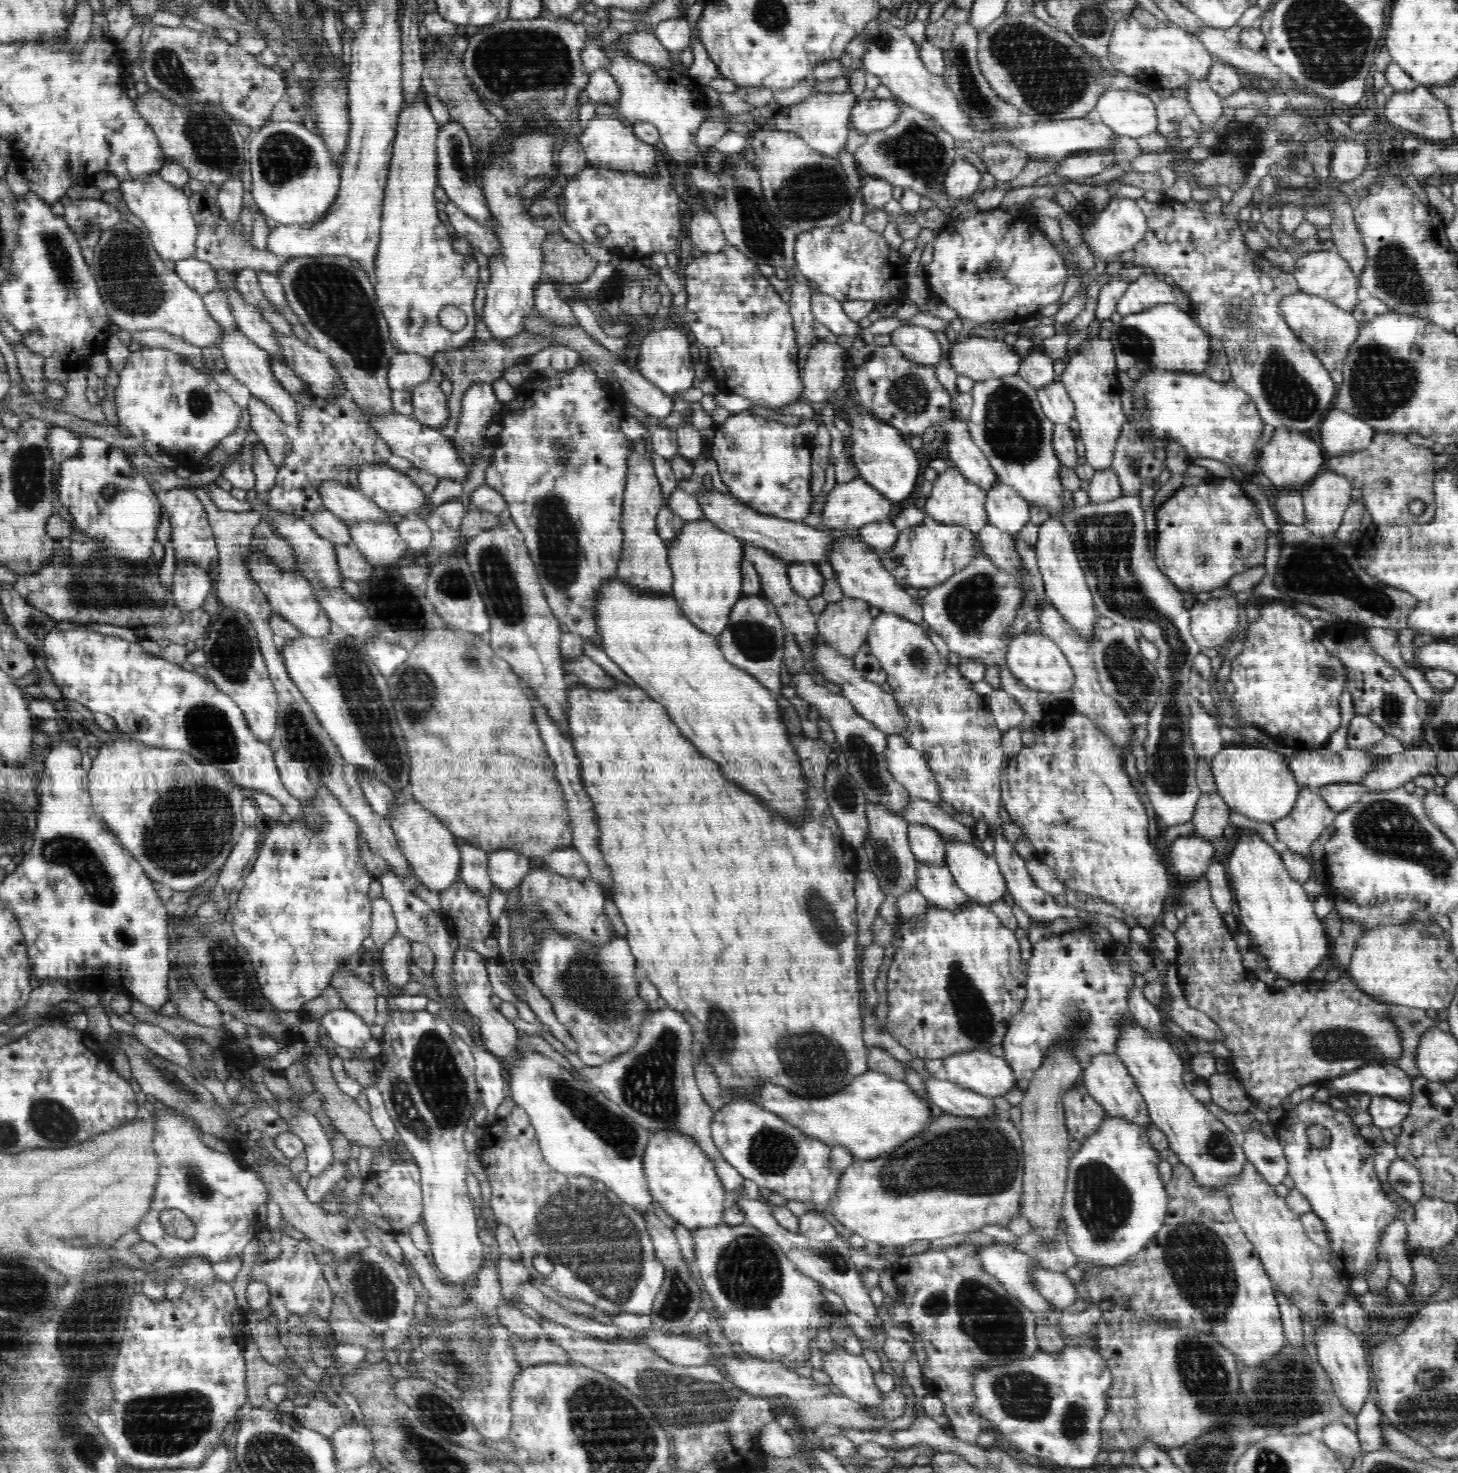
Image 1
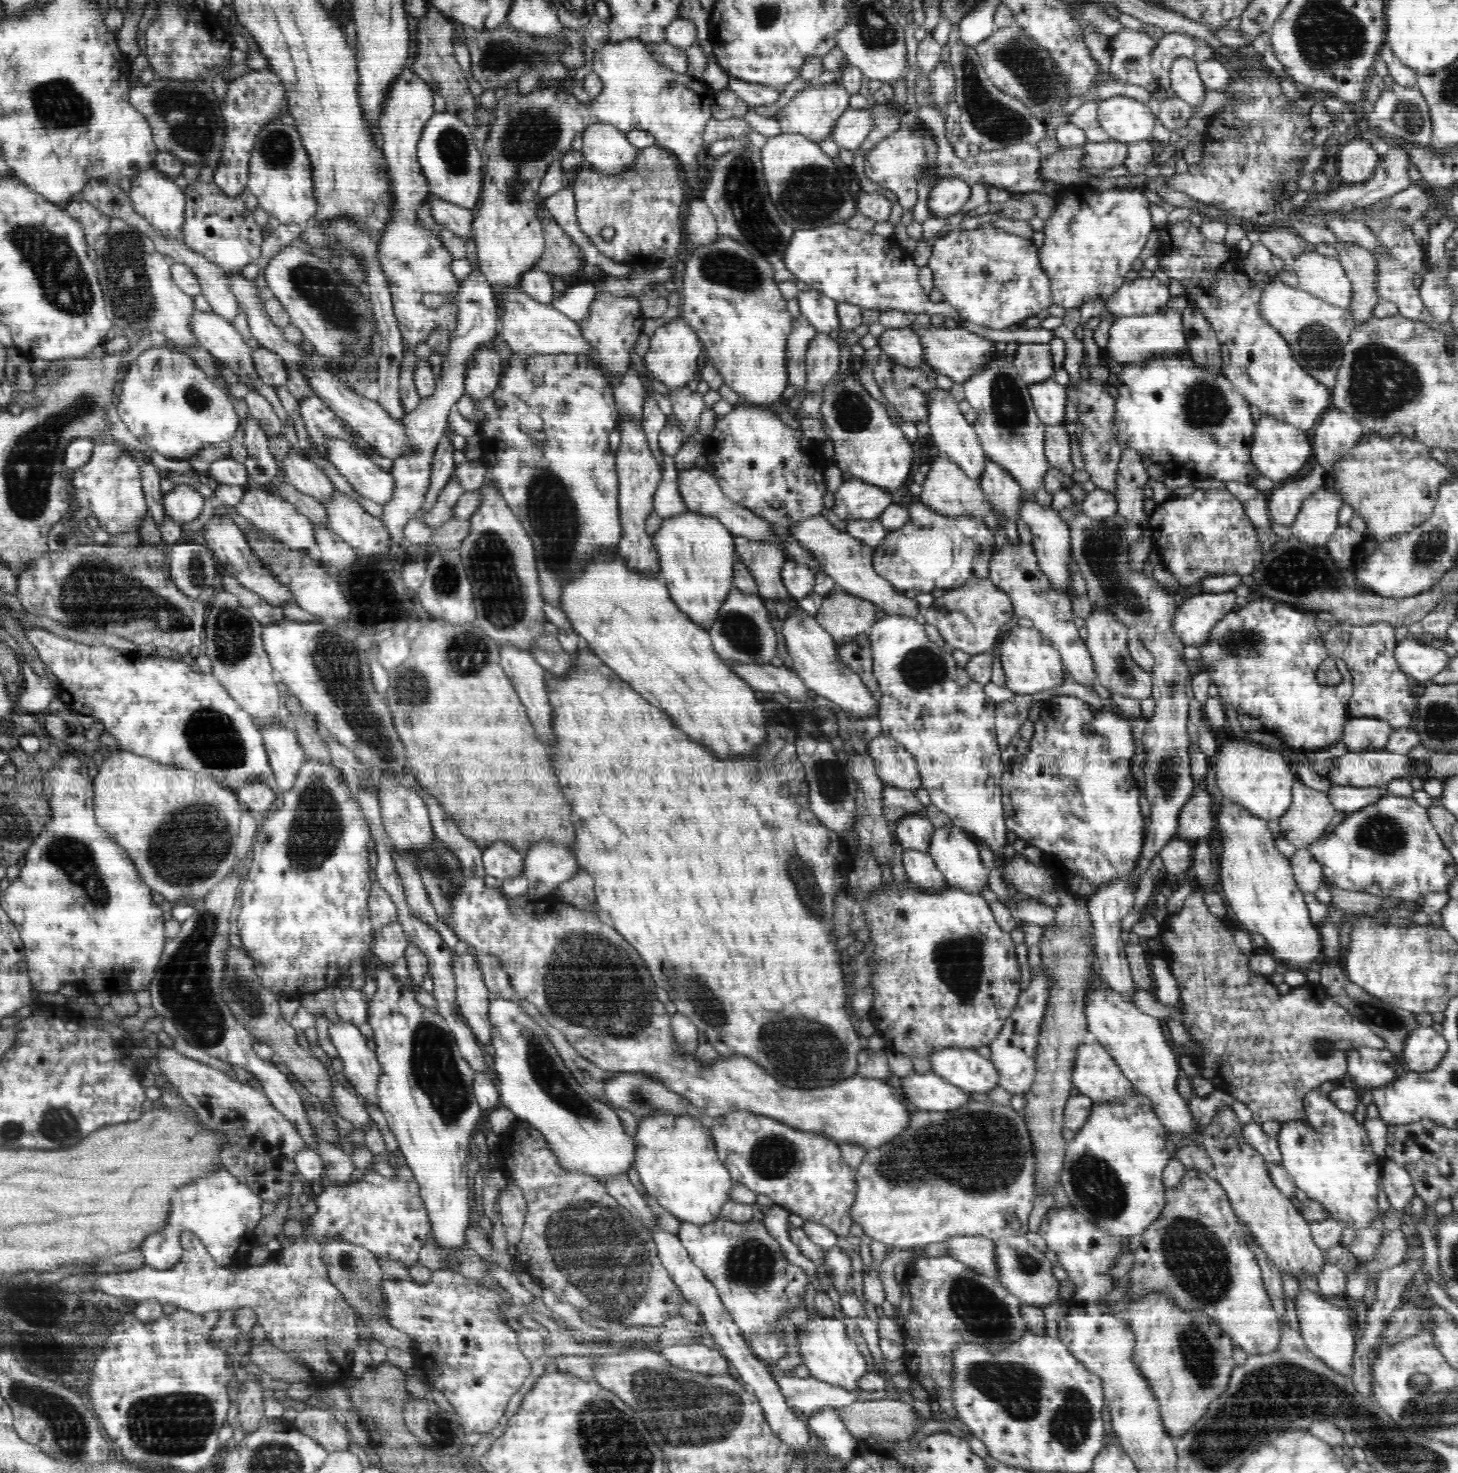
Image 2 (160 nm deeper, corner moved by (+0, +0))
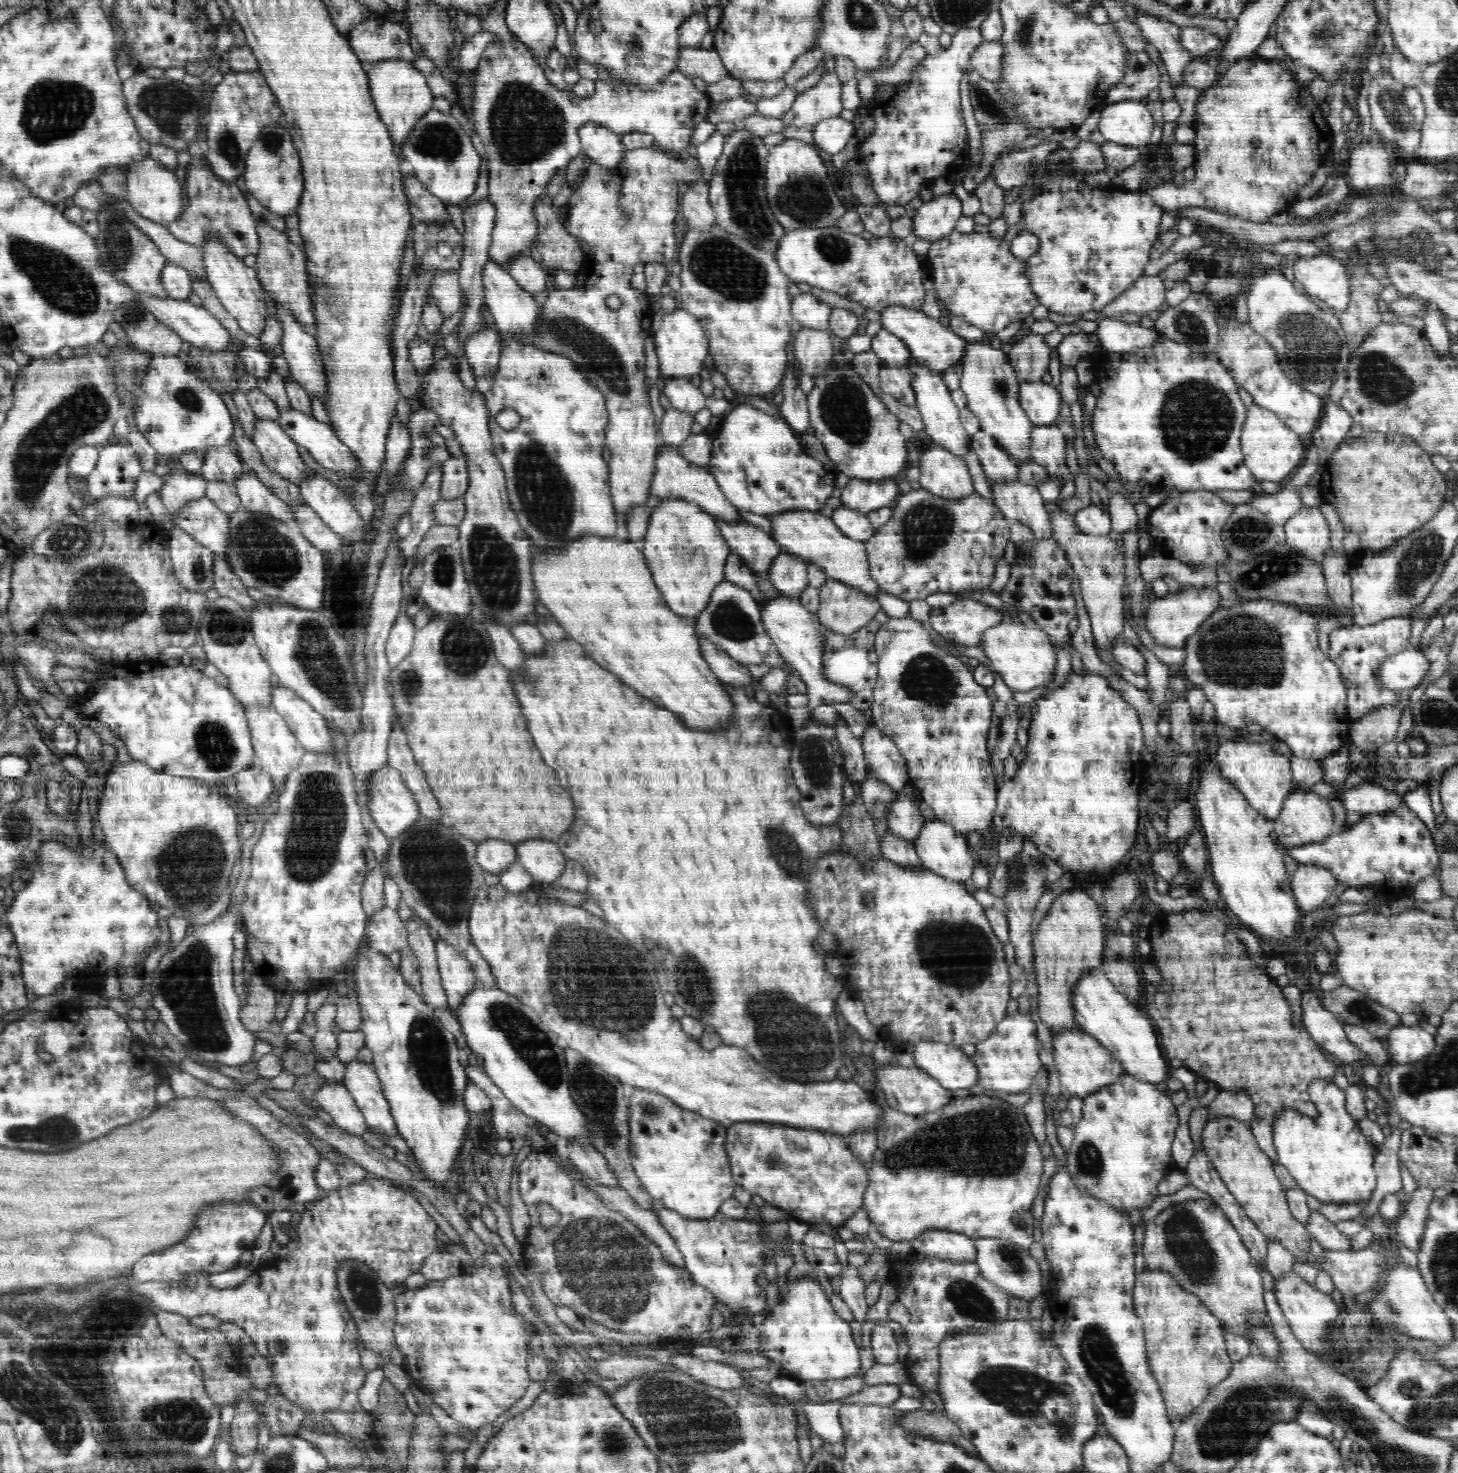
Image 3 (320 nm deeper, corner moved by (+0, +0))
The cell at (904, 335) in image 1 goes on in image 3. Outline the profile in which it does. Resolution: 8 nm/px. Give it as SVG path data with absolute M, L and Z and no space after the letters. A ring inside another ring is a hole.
M882 328L873 336L871 352L877 354L886 366L905 366L911 357L906 343Z

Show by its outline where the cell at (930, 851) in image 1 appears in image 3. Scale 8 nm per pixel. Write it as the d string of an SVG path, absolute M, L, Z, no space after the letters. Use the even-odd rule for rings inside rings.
M898 794L890 803L885 815L888 832L909 841L914 840L926 824L920 814L919 805L903 794Z

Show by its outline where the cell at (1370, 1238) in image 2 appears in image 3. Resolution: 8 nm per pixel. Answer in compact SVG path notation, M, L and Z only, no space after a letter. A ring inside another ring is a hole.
M1312 1211L1308 1216L1308 1225L1312 1238L1316 1239L1324 1248L1333 1251L1350 1250L1350 1239L1340 1232L1335 1223L1328 1220L1320 1211Z

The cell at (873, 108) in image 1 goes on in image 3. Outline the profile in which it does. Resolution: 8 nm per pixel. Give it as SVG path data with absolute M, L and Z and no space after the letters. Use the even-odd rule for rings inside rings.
M839 116L822 120L820 124L811 129L811 132L814 137L814 146L831 155L844 150L855 137L853 122L847 122Z

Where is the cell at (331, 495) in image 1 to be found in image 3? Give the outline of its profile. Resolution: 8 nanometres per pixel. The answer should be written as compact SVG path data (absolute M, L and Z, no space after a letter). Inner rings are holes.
M258 419L251 439L256 445L264 463L280 476L296 483L313 475L298 451L298 445L284 432L277 421Z

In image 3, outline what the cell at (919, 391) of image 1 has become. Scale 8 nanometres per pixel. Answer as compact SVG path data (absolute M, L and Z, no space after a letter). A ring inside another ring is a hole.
M883 366L879 370L879 390L893 396L906 406L916 402L916 395L911 385L911 372L906 366Z

